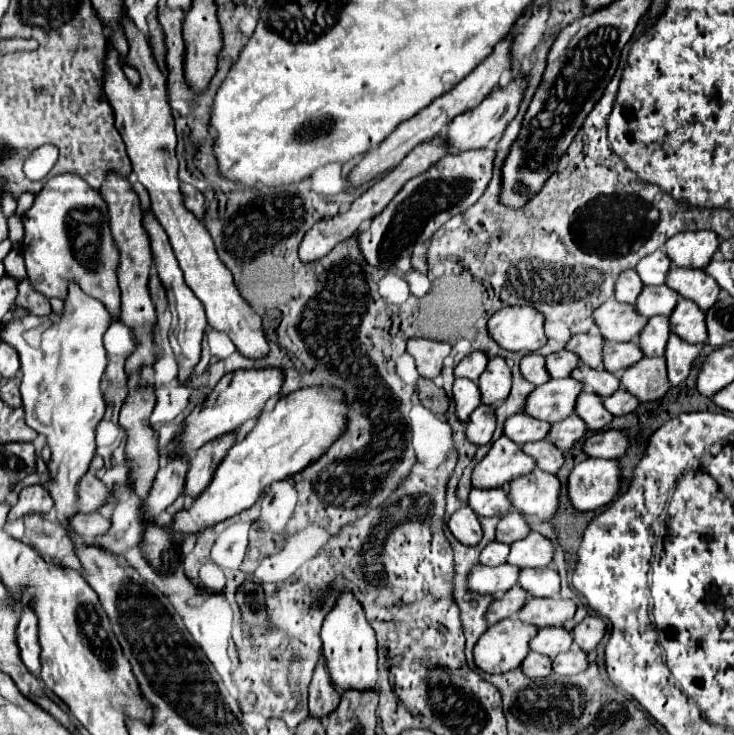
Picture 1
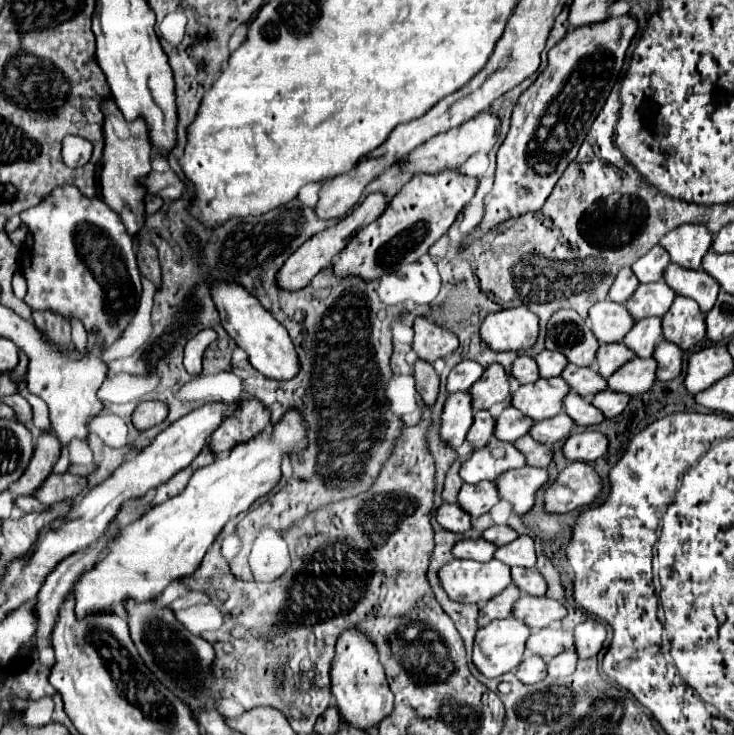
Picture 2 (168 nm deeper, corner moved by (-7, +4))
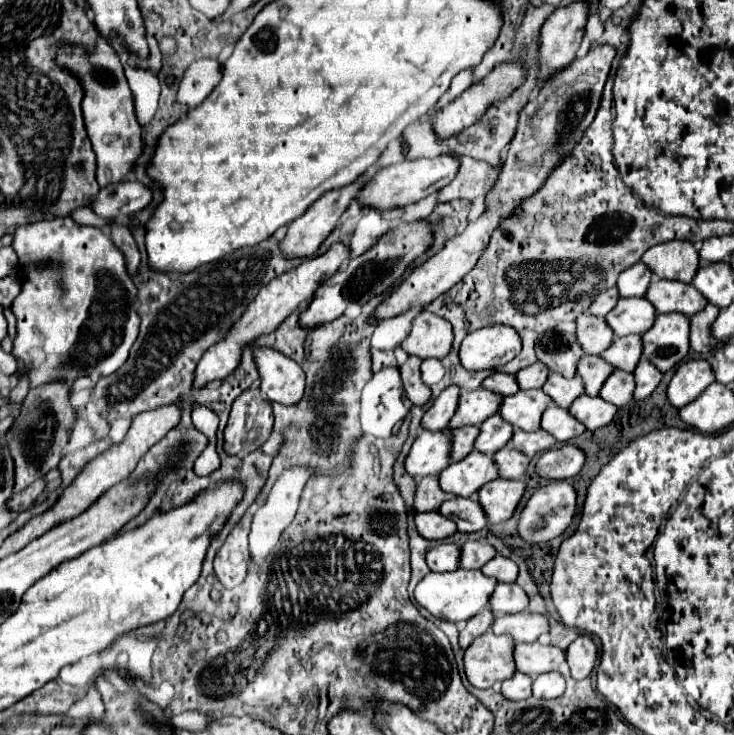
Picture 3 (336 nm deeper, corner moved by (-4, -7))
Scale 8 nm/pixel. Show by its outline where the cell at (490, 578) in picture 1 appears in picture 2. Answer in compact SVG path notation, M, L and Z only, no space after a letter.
M451 560L437 570L437 578L447 596L463 604L485 604L511 584L507 564L499 560Z

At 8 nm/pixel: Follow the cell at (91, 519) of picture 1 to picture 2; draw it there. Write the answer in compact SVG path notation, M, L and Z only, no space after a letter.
M17 496L15 506L19 510L25 510L25 512L35 512L35 510L45 510L47 508L47 506L41 506L41 502L35 500L35 496Z

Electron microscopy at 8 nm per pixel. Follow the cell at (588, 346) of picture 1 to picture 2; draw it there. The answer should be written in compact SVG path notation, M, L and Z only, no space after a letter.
M559 310L547 322L545 348L565 354L571 364L591 366L599 342L575 310Z

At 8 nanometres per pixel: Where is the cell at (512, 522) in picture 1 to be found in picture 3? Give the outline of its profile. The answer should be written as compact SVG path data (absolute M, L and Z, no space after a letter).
M466 541L460 551L460 567L464 569L480 569L496 555L496 549L486 541Z

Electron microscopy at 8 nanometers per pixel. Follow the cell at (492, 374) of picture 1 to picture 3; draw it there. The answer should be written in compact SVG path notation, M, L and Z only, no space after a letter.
M484 387L476 391L462 391L460 403L458 403L456 415L450 421L450 427L458 429L464 425L480 425L484 419L498 413L500 403L502 403L502 397Z

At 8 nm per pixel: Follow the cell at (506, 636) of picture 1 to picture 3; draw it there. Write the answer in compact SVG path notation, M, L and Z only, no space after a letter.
M486 631L466 649L464 669L468 681L478 689L488 689L506 681L516 673L512 637Z

